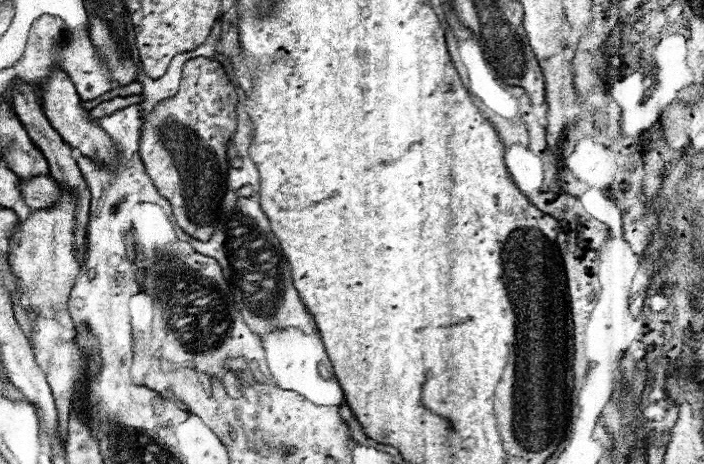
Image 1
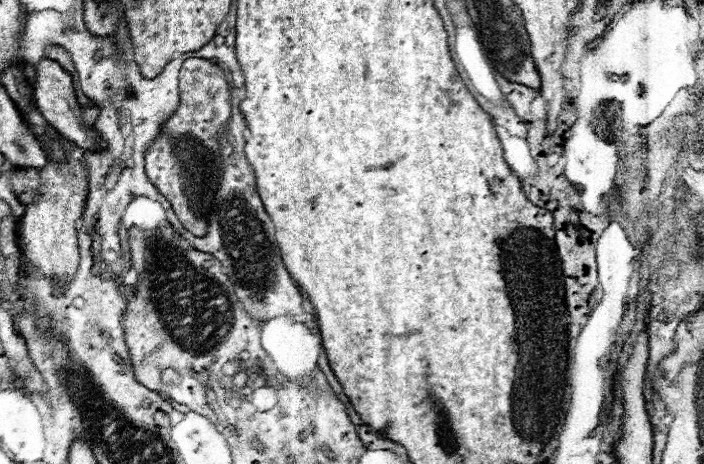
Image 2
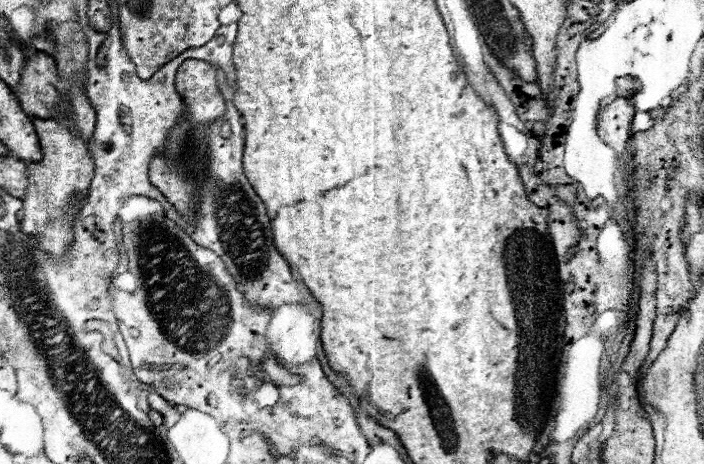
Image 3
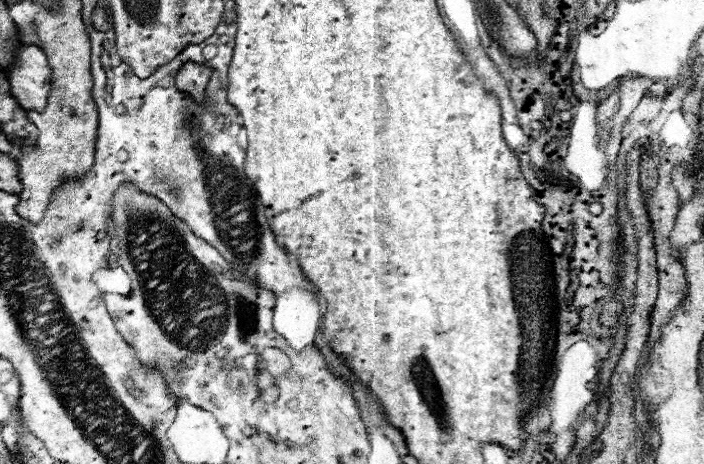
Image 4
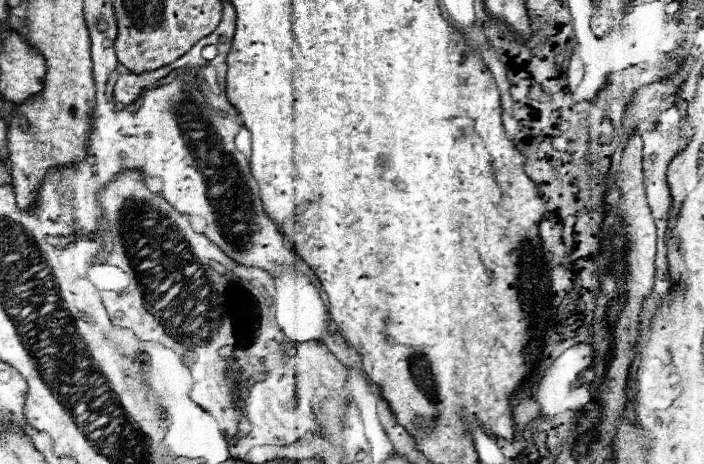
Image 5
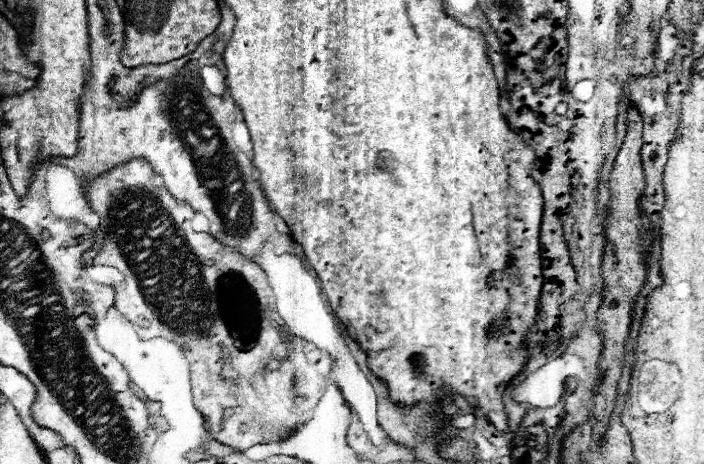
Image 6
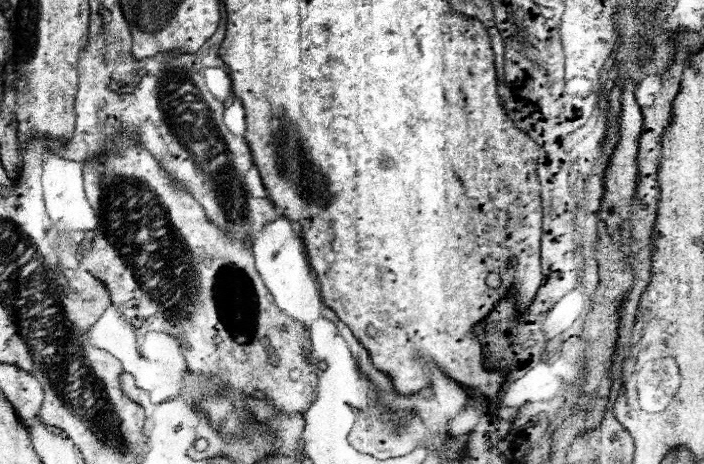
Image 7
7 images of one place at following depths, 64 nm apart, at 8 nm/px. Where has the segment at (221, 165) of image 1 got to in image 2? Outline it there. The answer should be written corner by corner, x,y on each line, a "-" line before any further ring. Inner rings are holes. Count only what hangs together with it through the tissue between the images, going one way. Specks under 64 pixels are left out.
190,58
180,68
178,108
162,124
160,134
144,154
150,182
172,204
182,226
194,236
206,236
208,232
208,214
214,206
216,186
222,176
220,134
224,132
230,116
230,86
226,82
224,70
210,60

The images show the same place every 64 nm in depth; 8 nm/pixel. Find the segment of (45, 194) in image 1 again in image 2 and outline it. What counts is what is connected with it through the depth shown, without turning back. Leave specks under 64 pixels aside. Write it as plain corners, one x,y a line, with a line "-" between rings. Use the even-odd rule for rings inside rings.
34,168
12,172
12,190
16,192
16,196
22,204
30,204
34,200
38,186
40,186
40,176
36,174

